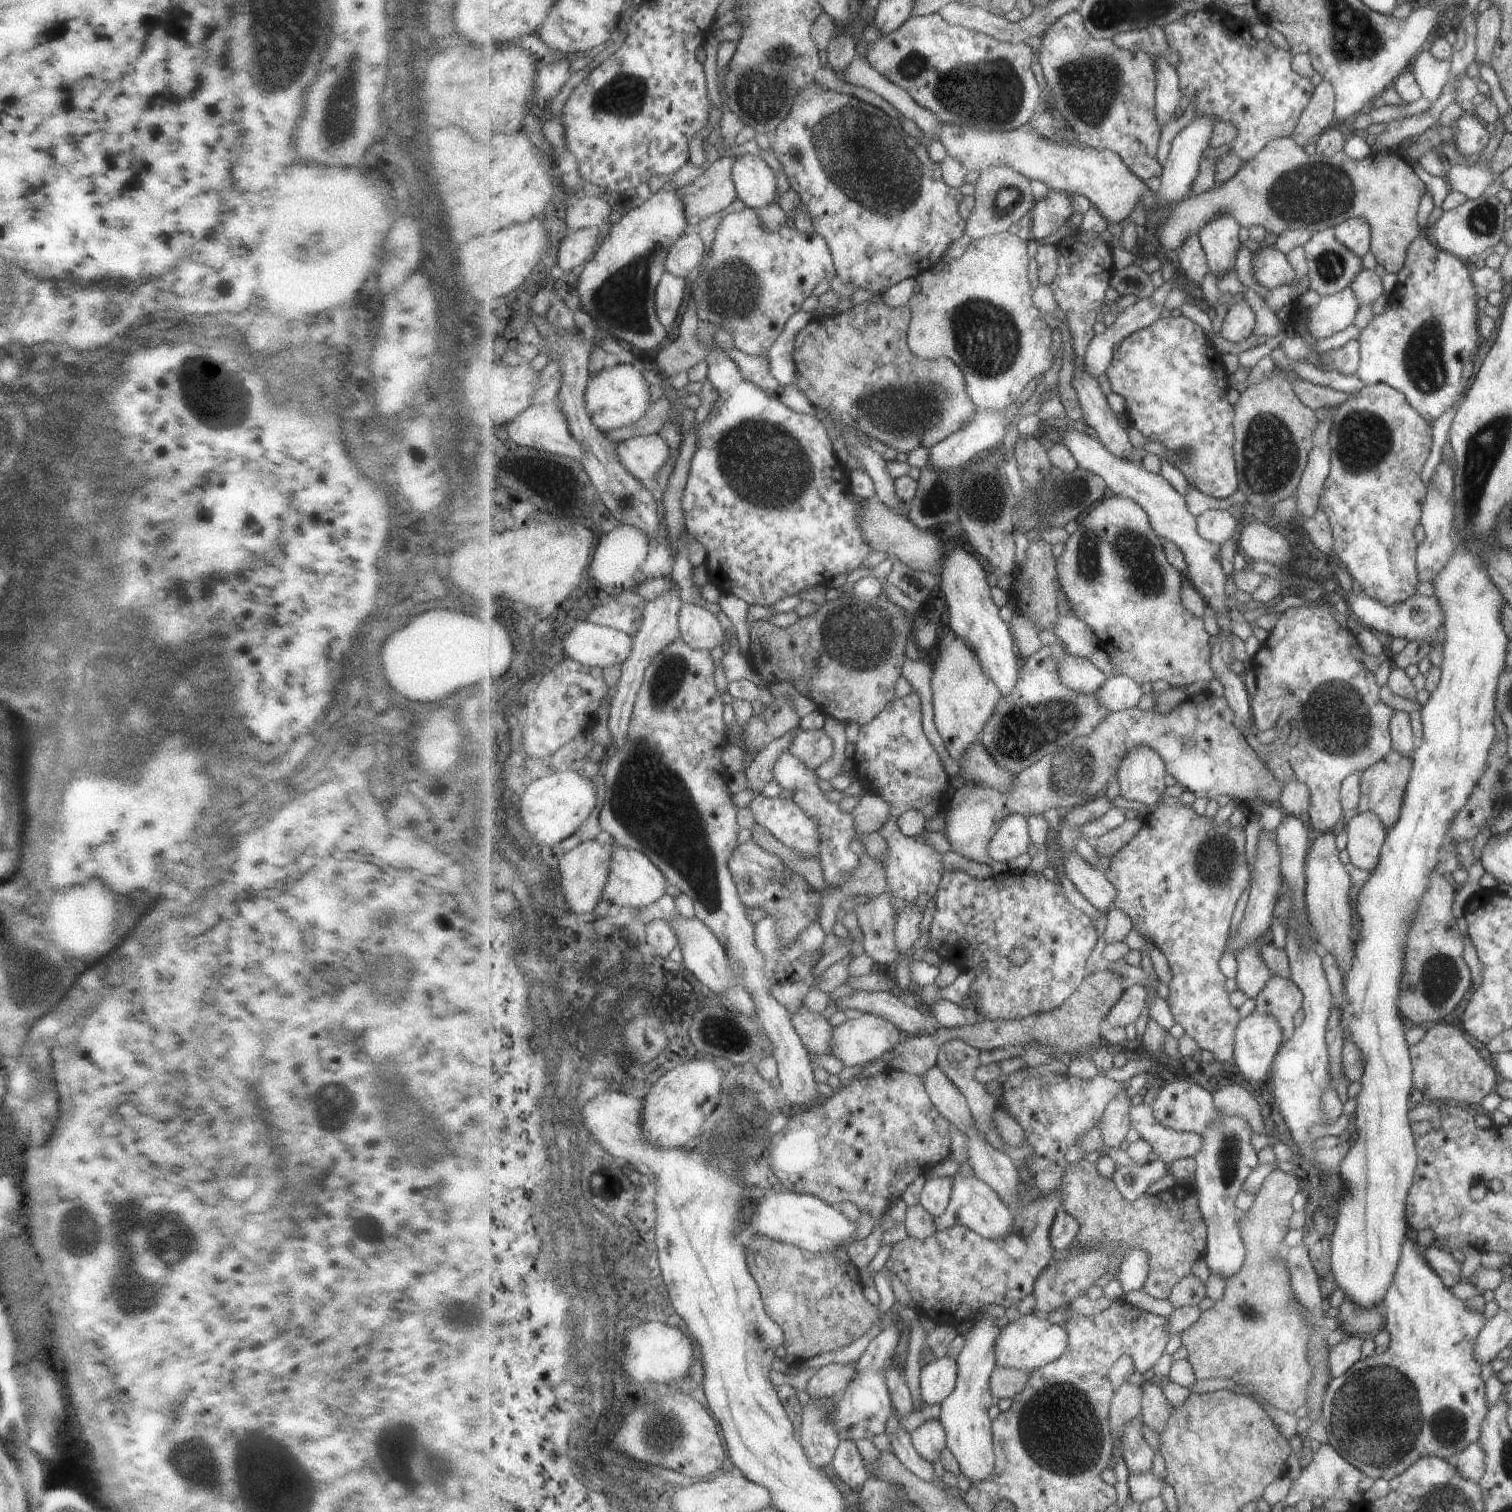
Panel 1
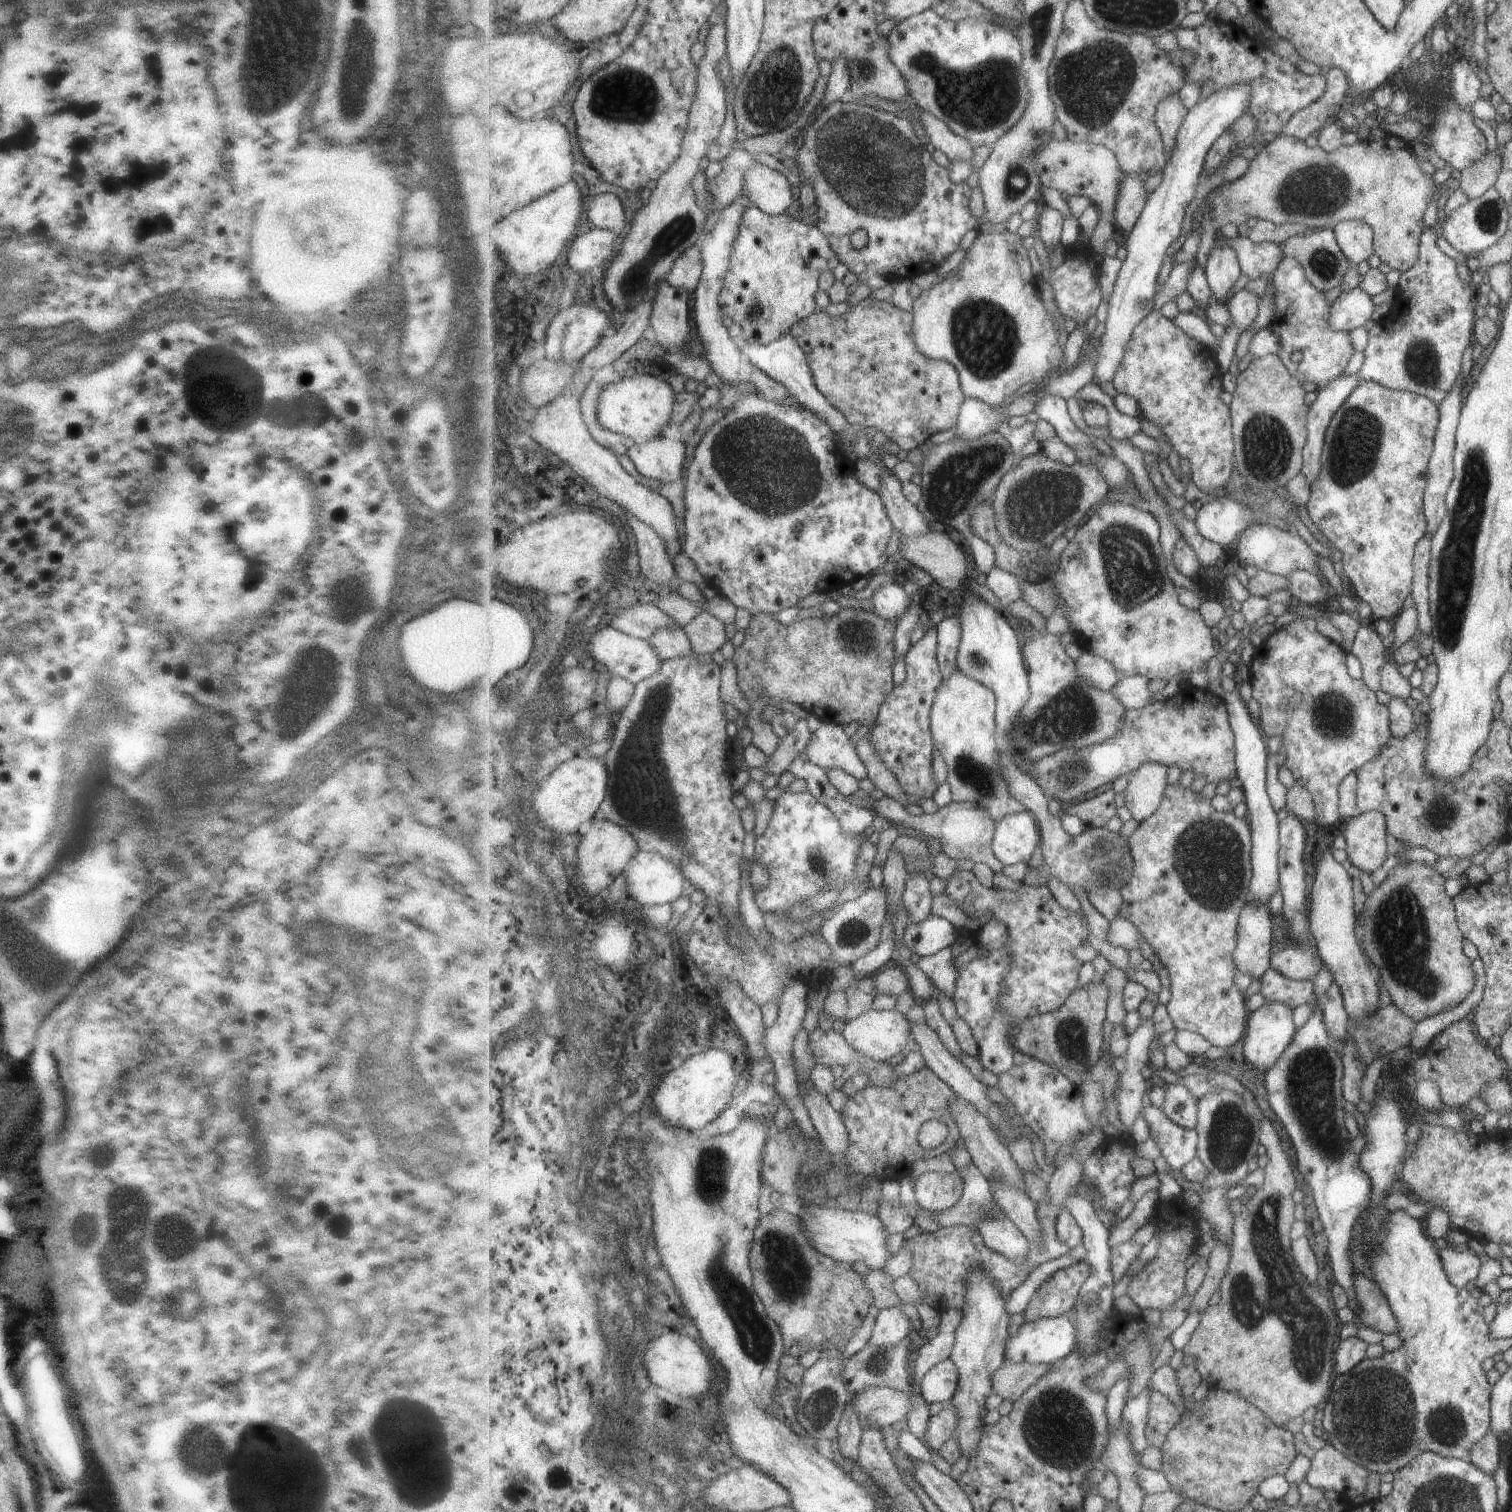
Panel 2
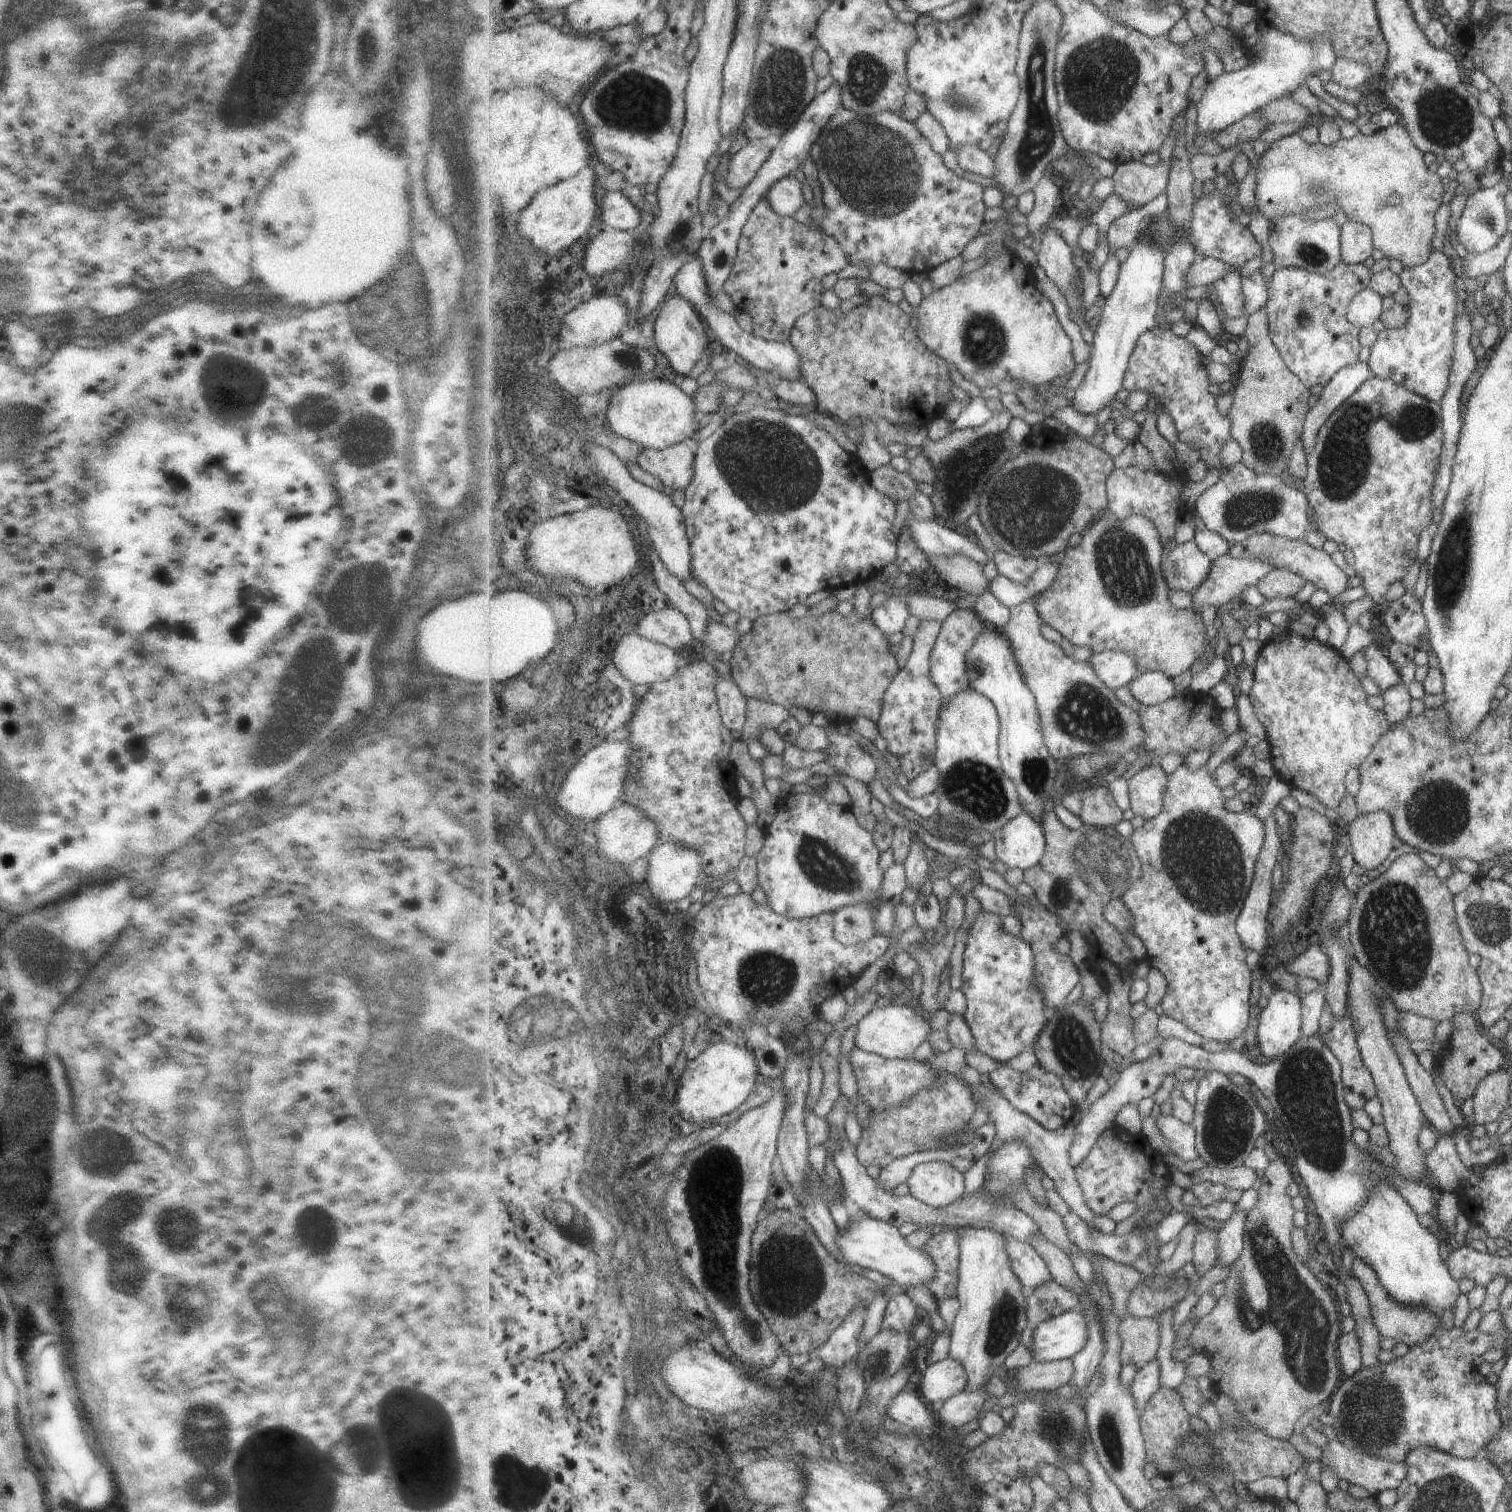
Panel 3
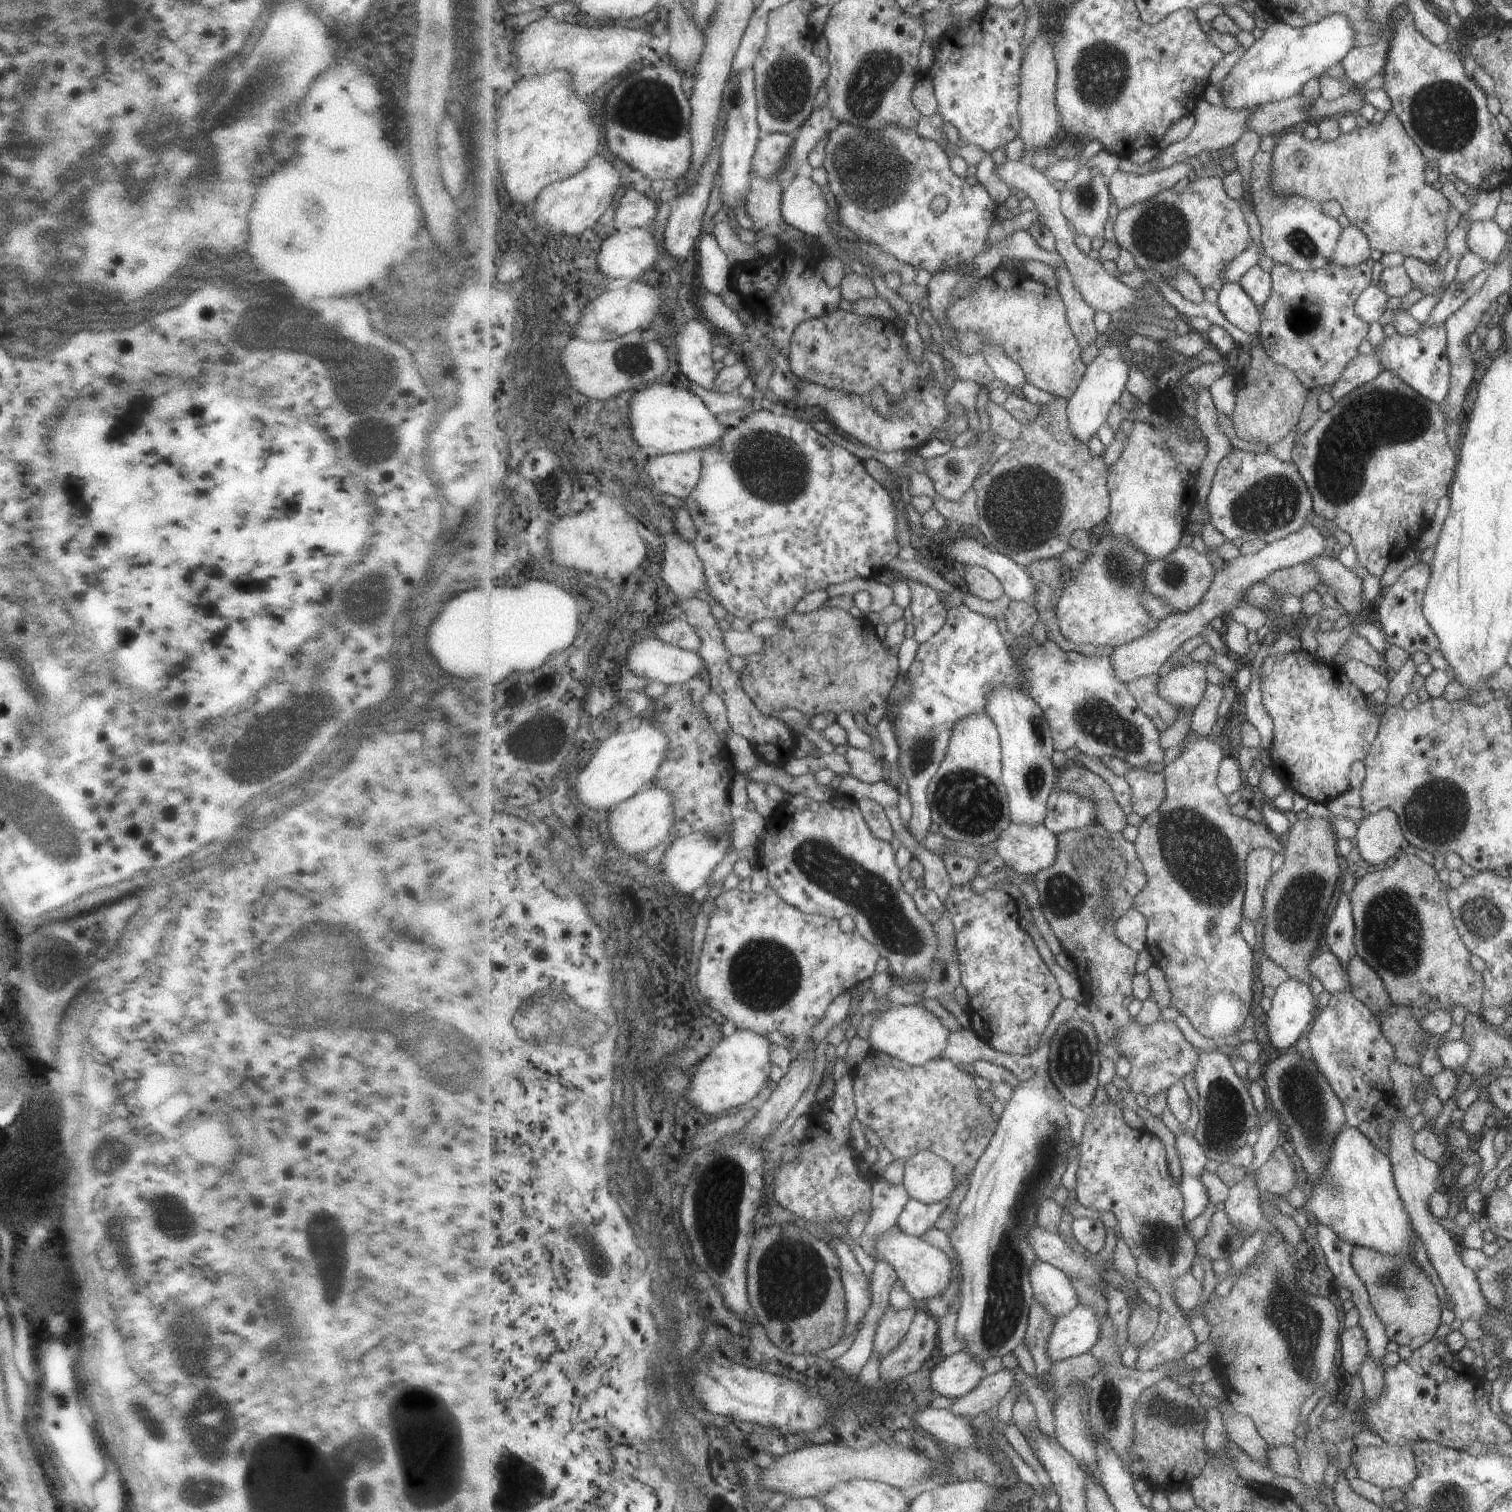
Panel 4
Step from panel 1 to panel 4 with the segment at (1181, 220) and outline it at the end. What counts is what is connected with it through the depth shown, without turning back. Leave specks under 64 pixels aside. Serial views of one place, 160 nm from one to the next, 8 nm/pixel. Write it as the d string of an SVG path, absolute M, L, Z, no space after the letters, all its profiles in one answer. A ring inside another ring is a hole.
M1391 110L1386 112L1385 119L1379 124L1369 123L1366 128L1355 128L1349 134L1342 133L1339 138L1333 141L1325 141L1319 138L1318 140L1307 140L1301 132L1287 132L1281 136L1278 143L1273 150L1273 192L1279 194L1279 196L1291 196L1291 194L1299 194L1299 196L1305 196L1309 200L1319 200L1323 203L1325 201L1337 200L1342 206L1344 214L1350 220L1350 225L1357 226L1368 237L1372 250L1378 250L1382 254L1397 252L1404 258L1407 256L1413 256L1418 260L1424 261L1426 264L1432 264L1435 262L1435 258L1443 252L1443 244L1445 244L1445 214L1447 214L1447 208L1451 208L1451 203L1445 200L1445 196L1437 190L1433 190L1429 184L1425 184L1423 180L1423 166L1426 166L1426 160L1423 160L1423 154L1421 150L1413 143L1411 137L1405 133L1404 126L1401 125L1399 118Z

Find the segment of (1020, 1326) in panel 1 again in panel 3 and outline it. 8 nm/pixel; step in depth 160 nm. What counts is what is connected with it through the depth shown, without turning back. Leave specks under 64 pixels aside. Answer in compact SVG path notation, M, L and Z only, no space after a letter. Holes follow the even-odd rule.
M1077 1308L1042 1322L1035 1329L1030 1349L1037 1361L1071 1359L1083 1350L1087 1339L1088 1324Z

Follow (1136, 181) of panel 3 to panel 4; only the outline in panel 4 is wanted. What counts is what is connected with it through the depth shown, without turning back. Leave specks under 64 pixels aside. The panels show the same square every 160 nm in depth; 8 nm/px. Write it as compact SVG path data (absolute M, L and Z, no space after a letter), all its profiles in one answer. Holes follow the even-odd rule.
M1200 101L1193 113L1197 122L1192 130L1189 131L1189 136L1183 138L1181 141L1175 141L1166 150L1160 150L1156 171L1170 168L1173 164L1184 163L1187 158L1198 156L1201 152L1215 155L1216 151L1235 145L1239 141L1239 138L1248 130L1247 120L1259 108L1261 108L1261 105L1255 106L1255 108L1241 108L1239 110L1239 108L1211 106L1209 102Z

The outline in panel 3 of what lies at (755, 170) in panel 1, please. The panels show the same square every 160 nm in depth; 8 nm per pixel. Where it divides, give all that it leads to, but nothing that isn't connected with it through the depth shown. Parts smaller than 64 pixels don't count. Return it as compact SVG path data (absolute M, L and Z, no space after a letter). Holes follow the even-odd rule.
M791 173L771 186L765 198L777 214L791 216L805 204L801 190L801 182L795 178L794 173Z

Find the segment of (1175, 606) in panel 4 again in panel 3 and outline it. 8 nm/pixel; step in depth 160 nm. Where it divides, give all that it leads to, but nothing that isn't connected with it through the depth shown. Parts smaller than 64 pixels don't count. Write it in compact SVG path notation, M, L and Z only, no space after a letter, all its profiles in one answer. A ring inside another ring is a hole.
M1193 540L1177 545L1162 567L1168 587L1178 591L1194 592L1211 570L1212 560Z

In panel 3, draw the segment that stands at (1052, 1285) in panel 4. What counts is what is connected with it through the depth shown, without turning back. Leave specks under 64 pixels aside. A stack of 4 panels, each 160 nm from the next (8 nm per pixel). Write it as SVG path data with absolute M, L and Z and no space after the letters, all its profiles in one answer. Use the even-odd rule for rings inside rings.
M1007 1237L1007 1250L1012 1260L1013 1272L1020 1278L1023 1288L1036 1289L1040 1284L1052 1279L1047 1263L1029 1241Z

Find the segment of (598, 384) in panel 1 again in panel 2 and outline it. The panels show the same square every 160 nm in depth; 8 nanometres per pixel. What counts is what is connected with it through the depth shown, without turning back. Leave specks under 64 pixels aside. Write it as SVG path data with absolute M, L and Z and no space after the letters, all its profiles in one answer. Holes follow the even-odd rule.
M634 374L633 376L627 376L619 379L616 382L611 382L608 385L605 385L603 388L601 388L601 392L598 396L597 399L597 404L596 404L596 416L597 420L602 428L605 430L610 430L612 432L620 433L621 435L624 436L629 436L629 438L633 438L637 442L644 443L645 441L651 440L652 438L658 437L659 435L662 435L662 432L664 428L669 424L670 422L670 416L672 415L673 412L673 407L675 406L675 399L676 399L676 393L678 390L674 390L673 386L671 386L671 383L665 382L663 380L659 380L657 376L653 376L651 374L644 374L644 375L636 375Z

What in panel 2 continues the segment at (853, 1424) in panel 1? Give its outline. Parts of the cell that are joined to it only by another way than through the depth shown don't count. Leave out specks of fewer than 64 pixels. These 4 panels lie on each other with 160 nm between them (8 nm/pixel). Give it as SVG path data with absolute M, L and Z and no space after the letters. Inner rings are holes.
M899 1305L881 1309L871 1331L869 1343L874 1345L896 1345L904 1341L911 1330L909 1318ZM891 1387L865 1389L853 1402L863 1426L878 1425L881 1429L906 1419L912 1407L905 1392Z

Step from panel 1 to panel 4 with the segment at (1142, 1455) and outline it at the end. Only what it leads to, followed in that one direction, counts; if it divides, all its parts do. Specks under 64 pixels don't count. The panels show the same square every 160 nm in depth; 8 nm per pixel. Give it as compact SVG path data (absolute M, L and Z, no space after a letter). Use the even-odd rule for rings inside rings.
M1102 1057L1099 1087L1090 1110L1086 1111L1075 1194L1080 1205L1111 1211L1116 1216L1117 1233L1137 1258L1138 1277L1149 1282L1161 1296L1157 1331L1140 1349L1136 1360L1136 1369L1151 1371L1168 1361L1182 1360L1200 1345L1191 1330L1188 1313L1177 1304L1175 1294L1177 1280L1191 1272L1199 1248L1188 1230L1184 1196L1172 1178L1165 1144L1146 1128L1131 1128L1125 1120L1124 1109L1110 1101L1107 1084L1116 1082L1116 1078L1116 1063Z

